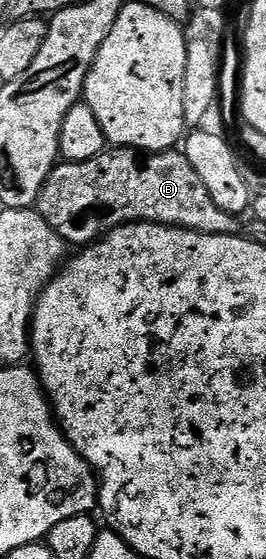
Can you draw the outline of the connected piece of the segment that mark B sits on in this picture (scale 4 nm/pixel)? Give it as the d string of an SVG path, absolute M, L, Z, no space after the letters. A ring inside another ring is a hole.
M108 147L94 159L86 159L82 163L70 161L57 164L40 193L38 212L65 243L75 247L91 245L120 225L138 225L142 221L155 225L174 225L178 229L189 229L206 235L236 235L241 232L241 218L237 214L222 211L222 207L210 199L206 183L198 179L198 171L190 167L180 151L145 153L139 149Z

